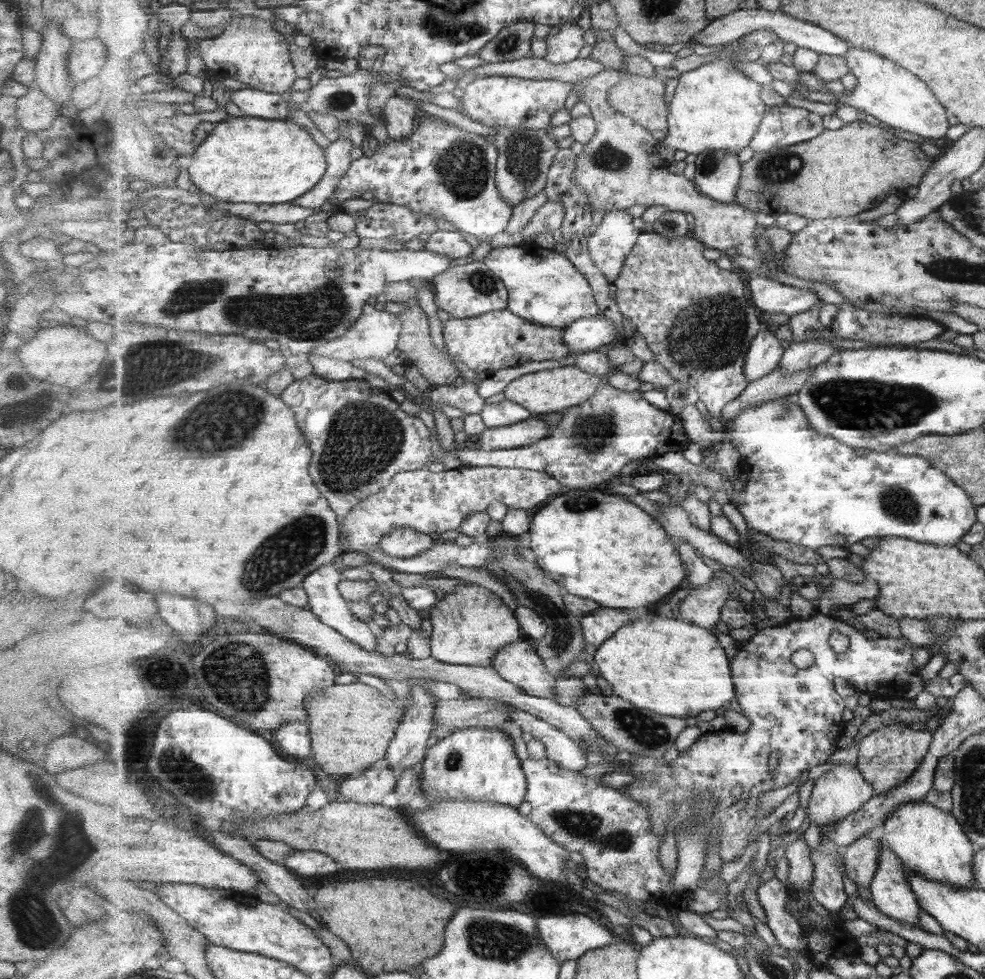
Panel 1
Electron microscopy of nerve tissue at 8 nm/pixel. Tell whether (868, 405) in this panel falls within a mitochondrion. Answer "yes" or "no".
yes

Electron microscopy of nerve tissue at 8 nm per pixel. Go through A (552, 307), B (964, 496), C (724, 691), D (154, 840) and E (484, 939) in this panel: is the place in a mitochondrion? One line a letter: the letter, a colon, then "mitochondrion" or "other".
A: other
B: other
C: other
D: other
E: mitochondrion

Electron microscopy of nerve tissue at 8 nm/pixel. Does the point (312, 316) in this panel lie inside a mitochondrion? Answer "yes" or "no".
yes

